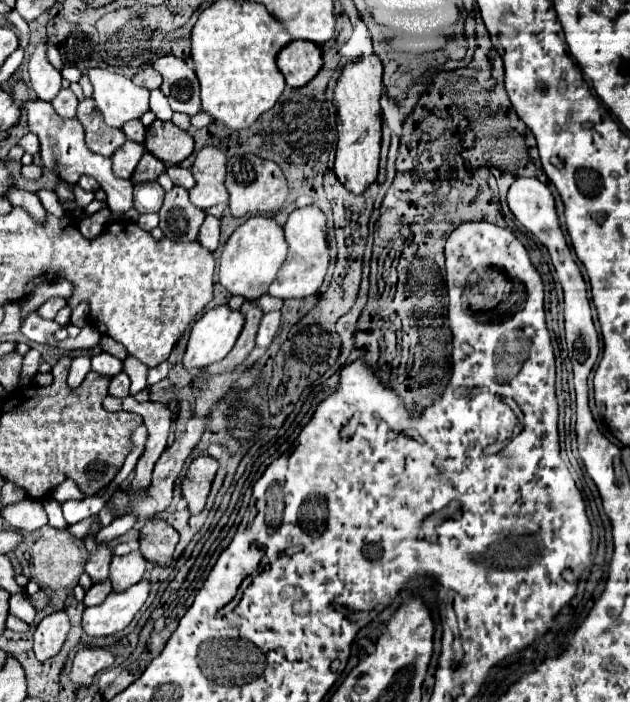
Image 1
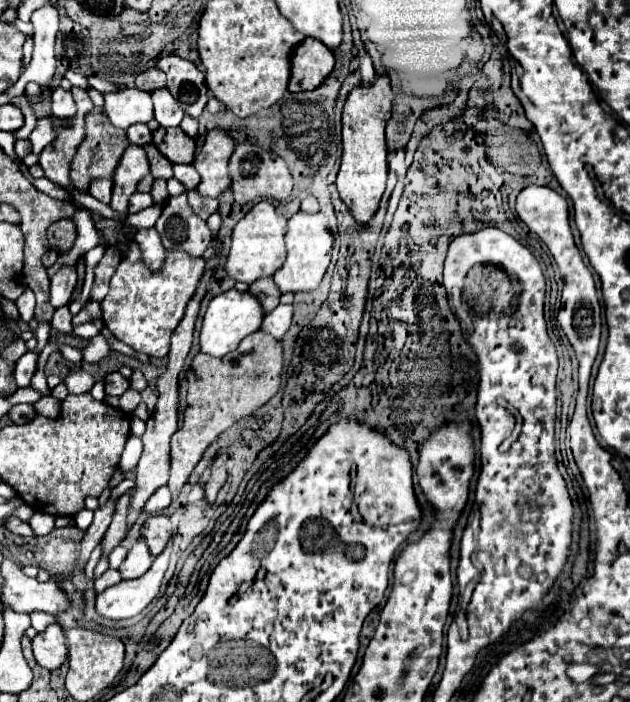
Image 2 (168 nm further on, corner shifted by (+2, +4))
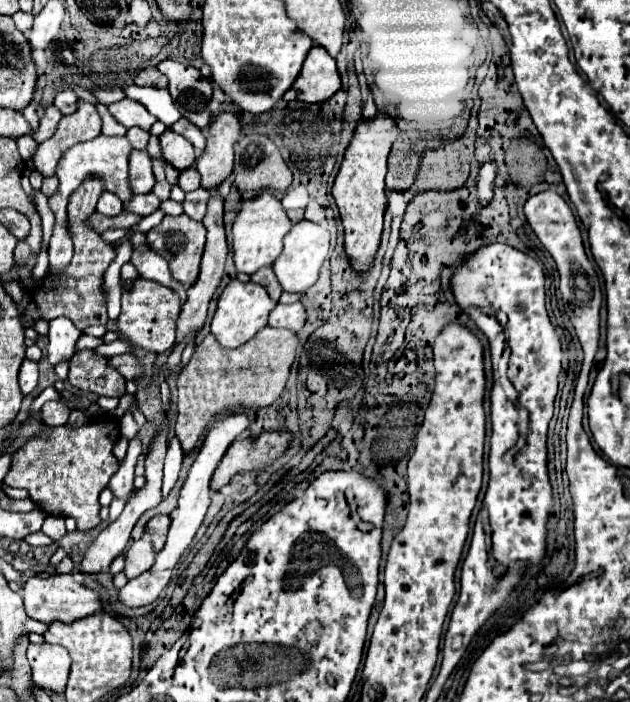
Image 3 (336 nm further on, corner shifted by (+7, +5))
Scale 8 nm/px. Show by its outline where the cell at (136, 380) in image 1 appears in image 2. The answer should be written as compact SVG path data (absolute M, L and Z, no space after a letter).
M128 390L128 392L124 392L122 396L120 396L120 410L124 410L126 414L130 414L138 404L140 404L140 392L136 392L136 390Z

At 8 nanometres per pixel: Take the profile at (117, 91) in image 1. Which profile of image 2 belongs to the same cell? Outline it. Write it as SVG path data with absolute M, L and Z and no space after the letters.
M122 86L118 92L104 92L104 112L112 126L126 130L136 122L154 118L150 92Z

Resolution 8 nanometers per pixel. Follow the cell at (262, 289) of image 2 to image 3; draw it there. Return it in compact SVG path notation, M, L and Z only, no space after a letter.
M263 267L259 269L257 273L251 275L251 281L253 283L259 283L259 285L265 285L269 295L273 297L273 301L279 301L279 295L281 295L281 285L273 273L273 267Z

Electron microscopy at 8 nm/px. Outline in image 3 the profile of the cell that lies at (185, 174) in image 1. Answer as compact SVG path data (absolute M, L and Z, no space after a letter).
M189 167L189 169L181 171L181 175L179 175L179 187L185 193L199 189L201 187L201 175L199 175L199 171L195 167Z

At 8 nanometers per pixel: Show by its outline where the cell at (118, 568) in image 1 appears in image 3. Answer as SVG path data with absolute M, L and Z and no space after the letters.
M145 535L139 541L135 541L125 555L125 575L127 575L127 579L133 579L133 577L145 573L147 569L153 567L153 563L155 563L155 551L153 551L149 537Z

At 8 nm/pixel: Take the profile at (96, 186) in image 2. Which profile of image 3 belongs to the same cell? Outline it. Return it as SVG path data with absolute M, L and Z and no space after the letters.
M105 191L105 193L99 197L97 211L99 211L101 215L105 215L105 217L115 217L115 215L119 215L119 213L123 211L123 203L119 201L119 197L115 197L113 193L107 193L107 191Z

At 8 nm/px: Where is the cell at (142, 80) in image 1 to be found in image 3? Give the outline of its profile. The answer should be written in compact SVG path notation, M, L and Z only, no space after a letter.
M147 67L135 77L135 83L147 85L147 87L167 87L167 77L163 77L163 73L159 73L159 69Z

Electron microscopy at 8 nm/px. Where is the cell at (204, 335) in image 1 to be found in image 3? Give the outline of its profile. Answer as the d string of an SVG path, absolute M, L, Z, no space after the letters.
M233 279L221 299L219 299L219 305L217 305L217 311L215 311L215 317L213 317L213 323L211 323L211 333L217 337L217 341L227 347L227 349L235 349L243 343L247 343L257 331L261 331L263 327L267 327L267 319L269 319L269 313L271 309L275 309L277 301L273 301L267 293L267 289L259 283L241 283L239 279Z

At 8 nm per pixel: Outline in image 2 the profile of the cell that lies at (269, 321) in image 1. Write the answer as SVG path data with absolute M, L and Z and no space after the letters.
M278 304L270 314L264 316L260 330L272 334L274 338L282 338L290 328L290 322L292 322L292 306Z

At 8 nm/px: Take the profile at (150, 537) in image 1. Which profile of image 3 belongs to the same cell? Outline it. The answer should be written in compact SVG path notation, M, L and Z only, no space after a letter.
M157 515L157 517L153 517L153 519L147 523L145 531L149 533L149 537L151 537L151 543L153 543L155 551L161 551L161 549L163 549L165 541L167 541L169 525L171 525L171 519L169 519L167 515Z

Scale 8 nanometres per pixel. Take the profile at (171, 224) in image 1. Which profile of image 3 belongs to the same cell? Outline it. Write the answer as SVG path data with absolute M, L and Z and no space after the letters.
M185 213L179 215L179 217L165 215L165 219L147 233L147 245L151 247L151 251L155 251L163 259L167 259L171 275L173 275L175 281L179 281L183 285L193 285L197 281L203 245L205 245L205 229L203 229L201 223L193 221Z

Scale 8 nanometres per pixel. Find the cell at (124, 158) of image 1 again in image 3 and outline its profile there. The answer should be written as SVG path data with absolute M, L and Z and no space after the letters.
M131 151L129 157L129 173L131 173L131 185L135 193L151 193L155 185L155 175L151 169L151 157L147 151Z

